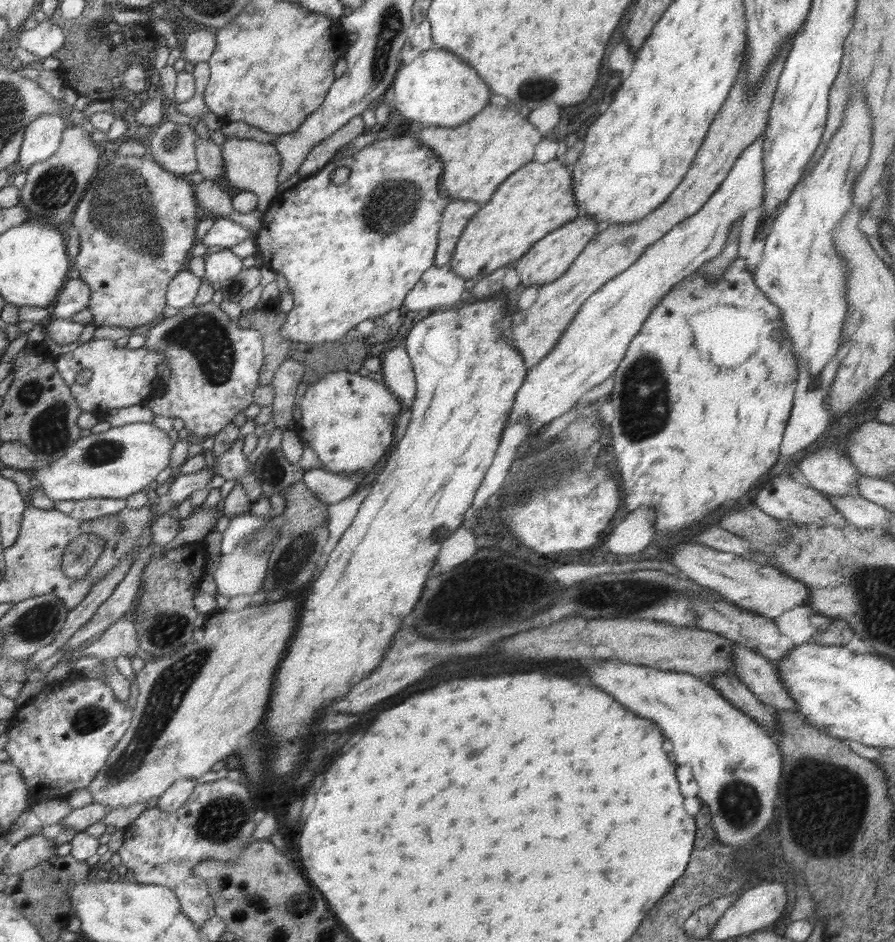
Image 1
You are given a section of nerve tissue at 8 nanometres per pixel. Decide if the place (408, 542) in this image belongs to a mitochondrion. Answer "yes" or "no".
no

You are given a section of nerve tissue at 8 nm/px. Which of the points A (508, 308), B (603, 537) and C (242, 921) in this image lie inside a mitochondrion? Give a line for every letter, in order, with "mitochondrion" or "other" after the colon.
A: other
B: other
C: mitochondrion

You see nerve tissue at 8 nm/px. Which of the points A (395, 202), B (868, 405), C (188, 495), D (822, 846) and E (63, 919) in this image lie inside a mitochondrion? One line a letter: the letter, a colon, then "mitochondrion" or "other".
A: mitochondrion
B: other
C: other
D: mitochondrion
E: other

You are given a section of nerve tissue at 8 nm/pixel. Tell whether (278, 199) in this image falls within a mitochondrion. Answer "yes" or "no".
no

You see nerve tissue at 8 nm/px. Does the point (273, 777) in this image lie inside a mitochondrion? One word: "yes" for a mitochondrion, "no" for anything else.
no

